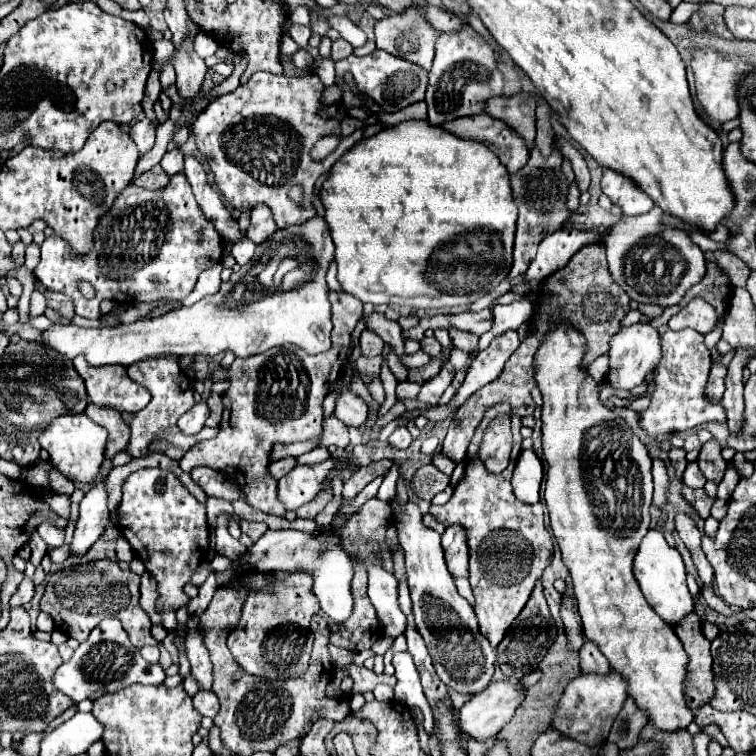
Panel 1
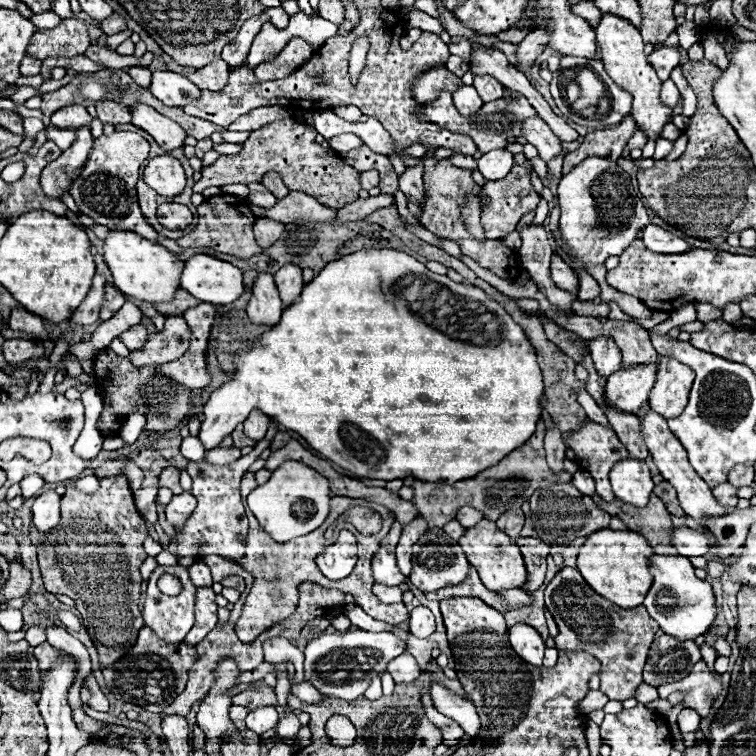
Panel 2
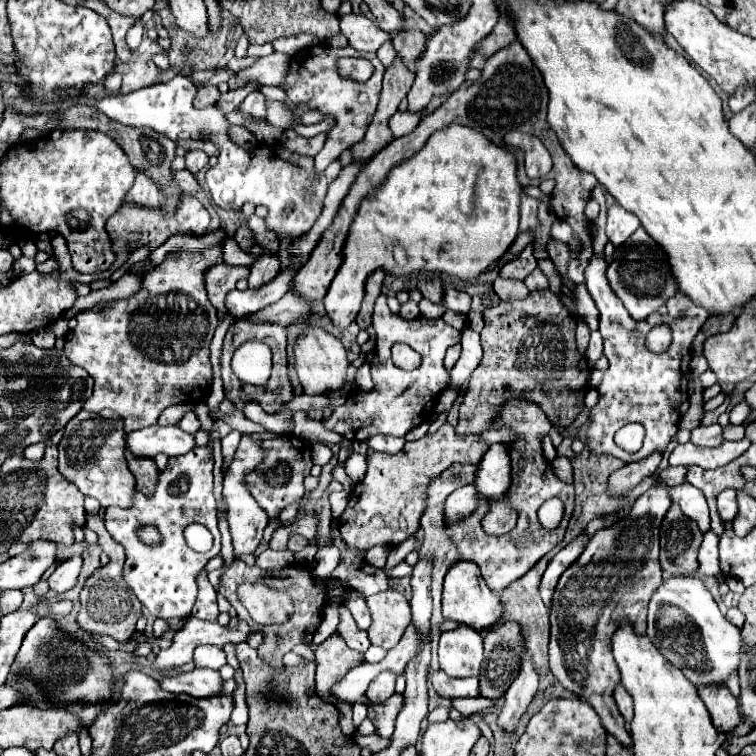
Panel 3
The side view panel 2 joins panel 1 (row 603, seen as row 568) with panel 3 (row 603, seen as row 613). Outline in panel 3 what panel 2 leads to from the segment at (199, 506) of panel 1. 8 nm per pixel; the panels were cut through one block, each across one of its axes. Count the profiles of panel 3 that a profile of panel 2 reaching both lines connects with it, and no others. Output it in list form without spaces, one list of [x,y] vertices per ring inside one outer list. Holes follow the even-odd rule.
[[[196,446],[194,450],[190,450],[190,454],[168,458],[166,468],[158,472],[154,494],[134,492],[134,504],[130,508],[106,508],[106,530],[126,550],[124,580],[154,618],[188,618],[198,594],[196,578],[206,562],[220,554],[216,500],[212,494],[212,464],[214,462],[210,450],[206,446]],[[192,522],[204,524],[214,536],[214,546],[204,554],[192,550],[186,544],[184,528]],[[138,524],[156,524],[162,534],[162,544],[156,548],[144,546],[136,536]]]

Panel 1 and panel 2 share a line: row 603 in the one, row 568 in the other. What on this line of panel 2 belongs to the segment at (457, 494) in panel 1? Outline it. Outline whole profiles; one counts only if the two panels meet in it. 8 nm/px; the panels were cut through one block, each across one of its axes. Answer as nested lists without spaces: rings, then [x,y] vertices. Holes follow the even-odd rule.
[[[484,518],[482,522],[478,522],[476,526],[466,530],[466,534],[458,540],[458,544],[462,546],[468,562],[478,570],[478,576],[488,590],[500,592],[500,590],[520,588],[522,584],[526,584],[528,572],[526,572],[522,554],[516,546],[516,540],[506,536],[504,532],[500,532],[496,522],[490,522],[490,520]]]

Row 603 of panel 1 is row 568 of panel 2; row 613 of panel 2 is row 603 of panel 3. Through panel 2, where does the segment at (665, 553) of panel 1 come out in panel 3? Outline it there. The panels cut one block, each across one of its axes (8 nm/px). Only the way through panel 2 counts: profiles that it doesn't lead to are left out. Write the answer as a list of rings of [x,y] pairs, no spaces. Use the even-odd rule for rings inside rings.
[[[670,576],[658,586],[648,604],[646,634],[660,654],[678,666],[696,686],[726,684],[730,672],[738,668],[738,654],[742,648],[740,630],[722,616],[718,604],[698,576]]]

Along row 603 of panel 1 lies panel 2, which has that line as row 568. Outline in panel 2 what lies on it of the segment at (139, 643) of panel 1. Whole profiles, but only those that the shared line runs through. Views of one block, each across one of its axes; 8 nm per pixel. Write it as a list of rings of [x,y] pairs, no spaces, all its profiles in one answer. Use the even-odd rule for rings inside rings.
[[[124,476],[100,478],[100,490],[96,494],[78,492],[72,488],[72,484],[68,484],[66,494],[62,496],[60,524],[48,534],[36,530],[34,524],[30,526],[30,540],[38,548],[38,560],[46,590],[52,594],[70,596],[76,602],[76,608],[82,614],[82,624],[88,630],[94,646],[98,648],[98,660],[102,666],[110,666],[112,662],[120,660],[134,646],[138,630],[144,626],[138,608],[142,584],[138,568],[146,558],[142,546],[146,536],[148,536],[146,522],[142,514],[136,510],[132,492]]]

